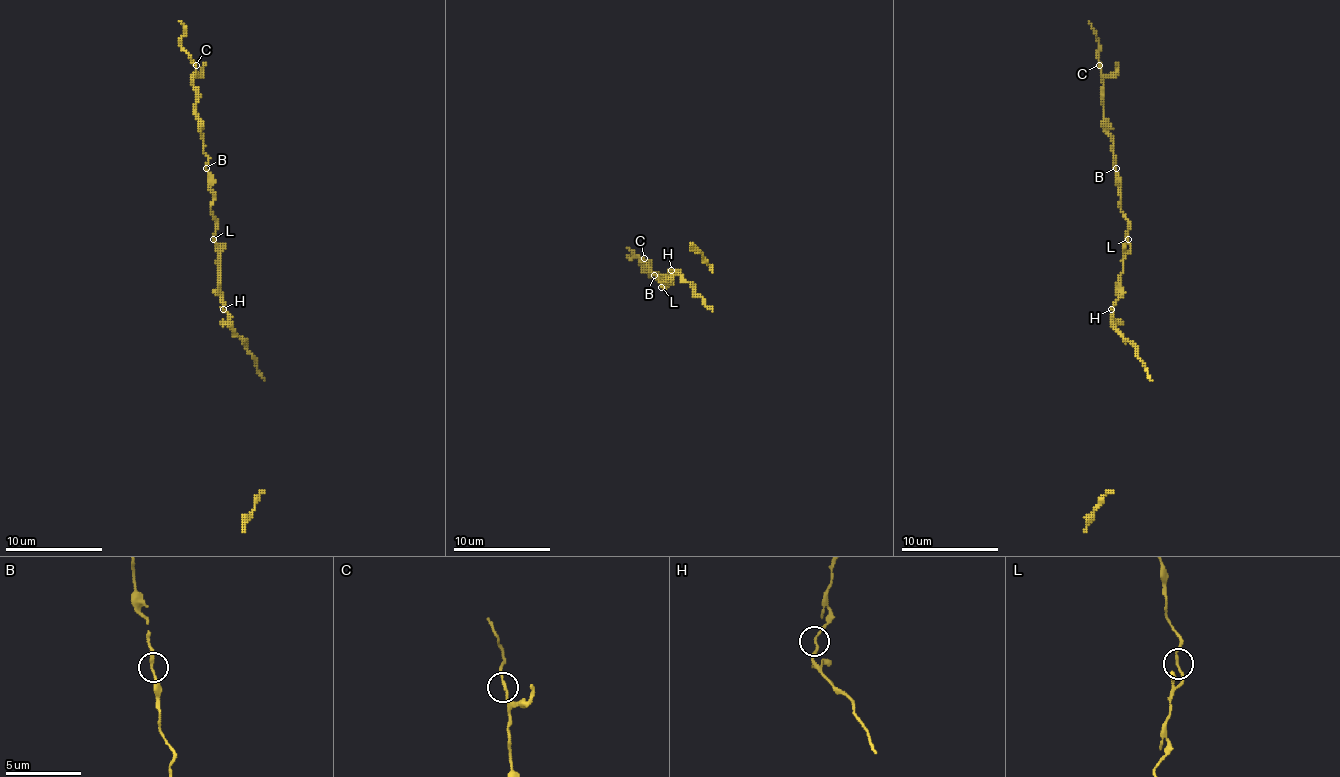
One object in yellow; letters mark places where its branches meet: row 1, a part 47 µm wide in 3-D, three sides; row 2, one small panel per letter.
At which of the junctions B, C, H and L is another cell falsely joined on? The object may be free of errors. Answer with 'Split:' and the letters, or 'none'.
Split: none

